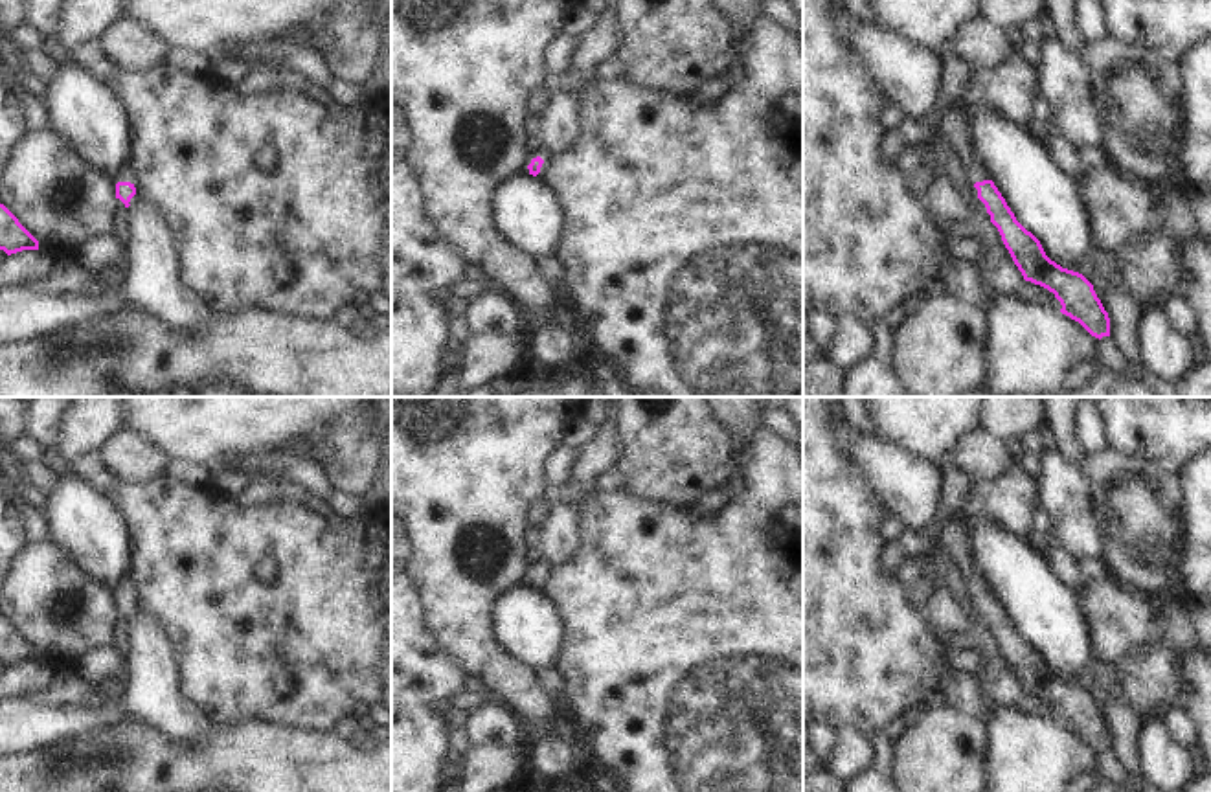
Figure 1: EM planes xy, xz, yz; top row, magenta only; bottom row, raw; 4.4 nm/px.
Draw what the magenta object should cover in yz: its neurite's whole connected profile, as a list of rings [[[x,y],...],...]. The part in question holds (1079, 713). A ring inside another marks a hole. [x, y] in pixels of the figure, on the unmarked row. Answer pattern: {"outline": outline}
{"outline": [[[957,516],[943,522],[937,544],[956,564],[968,597],[978,601],[978,610],[985,616],[1024,691],[1053,704],[1062,717],[1060,724],[1079,733],[1092,748],[1099,752],[1110,748],[1110,730],[1093,696],[1046,667],[1040,652],[1016,632],[989,581],[976,571],[972,548]]]}

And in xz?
{"outline": [[[538,559],[535,562],[527,564],[529,575],[524,581],[526,586],[533,586],[537,590],[542,590],[542,584],[549,579],[551,564],[546,559]]]}

